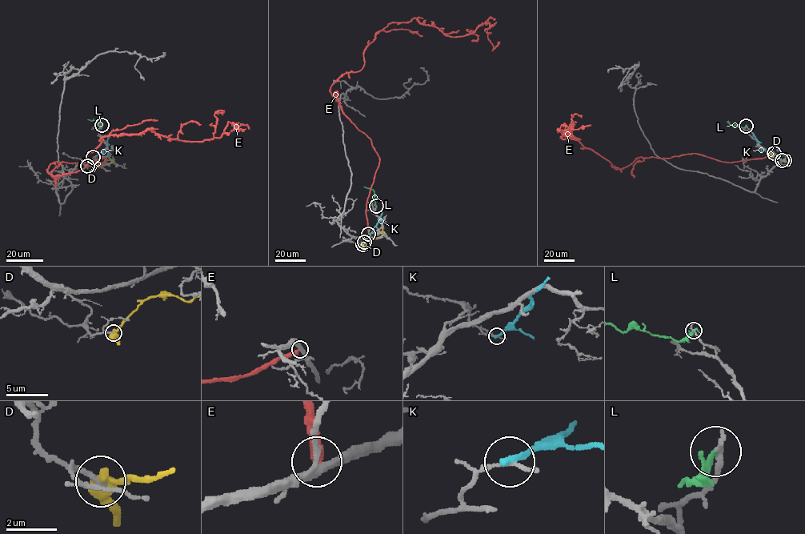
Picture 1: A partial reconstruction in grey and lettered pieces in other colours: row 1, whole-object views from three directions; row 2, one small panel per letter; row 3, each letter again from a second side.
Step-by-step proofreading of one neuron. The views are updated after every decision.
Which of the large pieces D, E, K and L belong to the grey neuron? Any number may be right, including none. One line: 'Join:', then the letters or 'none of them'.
Join: none of them

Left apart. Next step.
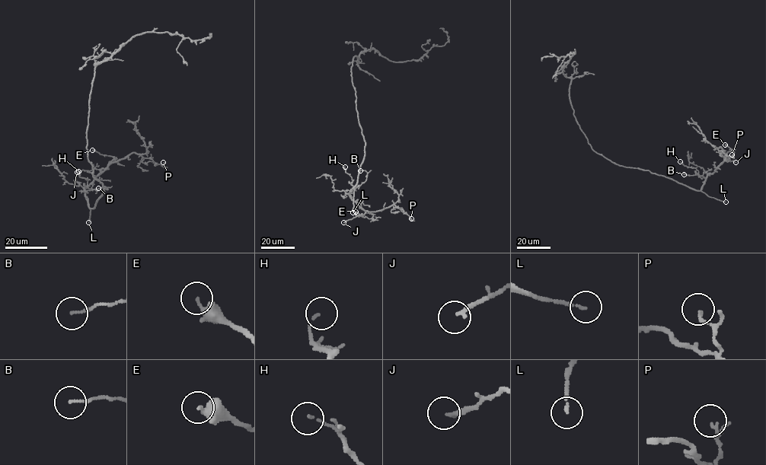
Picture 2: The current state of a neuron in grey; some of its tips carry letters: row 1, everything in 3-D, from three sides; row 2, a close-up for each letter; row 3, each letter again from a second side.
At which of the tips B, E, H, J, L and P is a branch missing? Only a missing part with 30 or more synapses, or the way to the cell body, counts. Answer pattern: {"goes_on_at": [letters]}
{"goes_on_at": ["L"]}

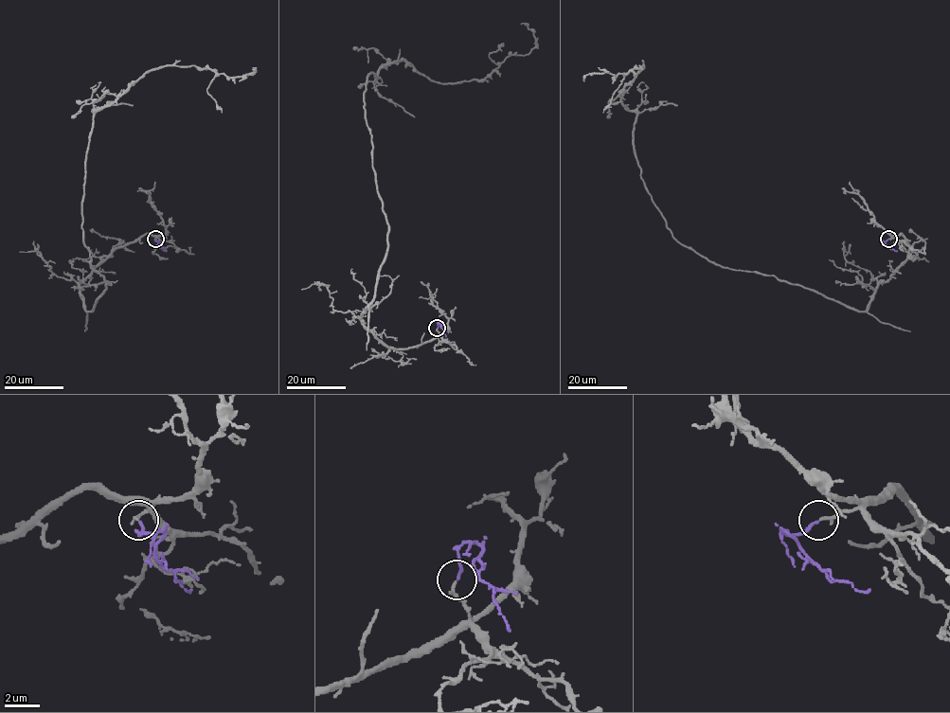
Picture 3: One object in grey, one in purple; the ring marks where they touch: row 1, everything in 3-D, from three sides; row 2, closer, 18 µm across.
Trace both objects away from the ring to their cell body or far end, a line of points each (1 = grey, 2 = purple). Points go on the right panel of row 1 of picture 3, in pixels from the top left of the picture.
1: (888, 239), (909, 257), (864, 311), (709, 261), (641, 177), (620, 92), (643, 66), (584, 80)
2: (888, 239), (882, 240), (897, 251)

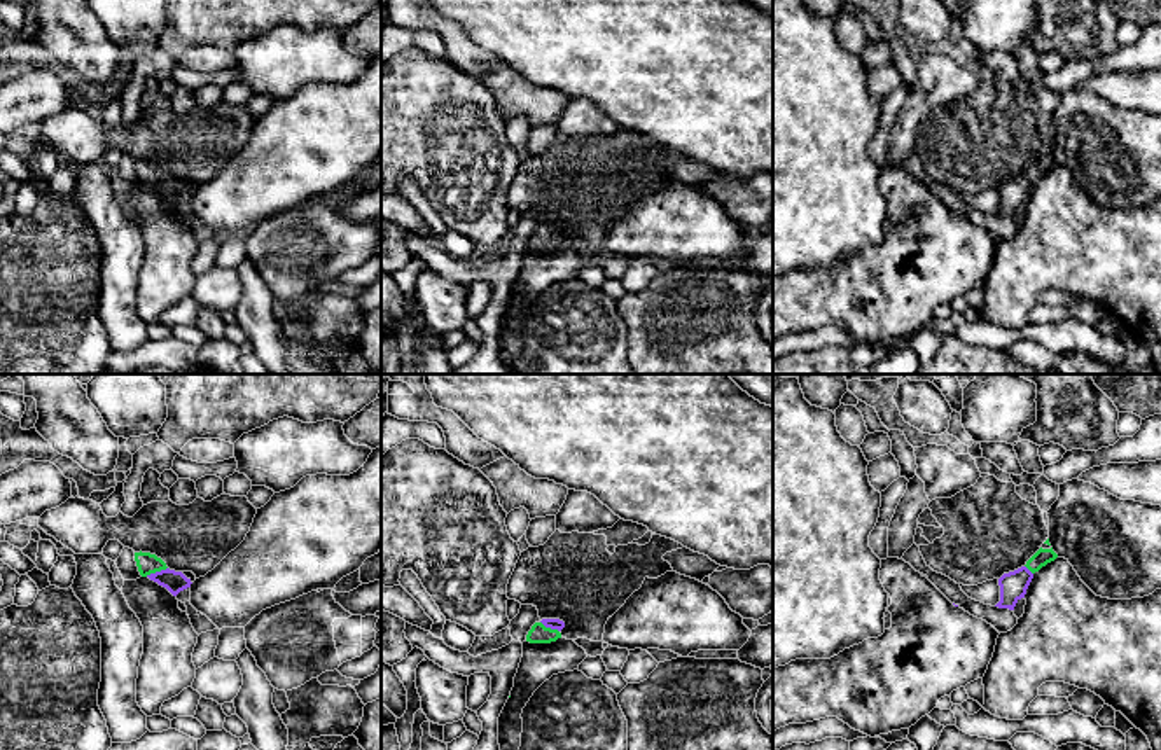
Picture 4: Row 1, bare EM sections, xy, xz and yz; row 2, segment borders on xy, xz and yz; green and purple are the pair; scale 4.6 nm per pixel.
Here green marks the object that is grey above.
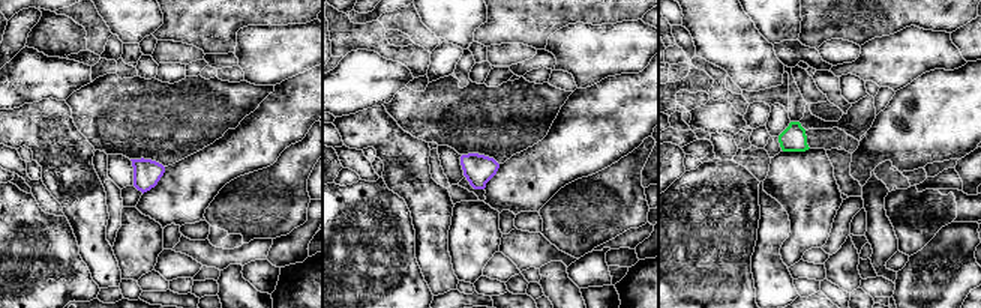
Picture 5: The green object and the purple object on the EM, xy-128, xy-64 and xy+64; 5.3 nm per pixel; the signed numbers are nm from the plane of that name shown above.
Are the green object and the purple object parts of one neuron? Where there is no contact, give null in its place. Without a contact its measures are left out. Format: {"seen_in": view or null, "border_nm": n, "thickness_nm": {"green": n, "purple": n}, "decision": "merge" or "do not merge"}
{"seen_in": "xy", "border_nm": 110, "thickness_nm": {"green": 100, "purple": 100}, "decision": "merge"}

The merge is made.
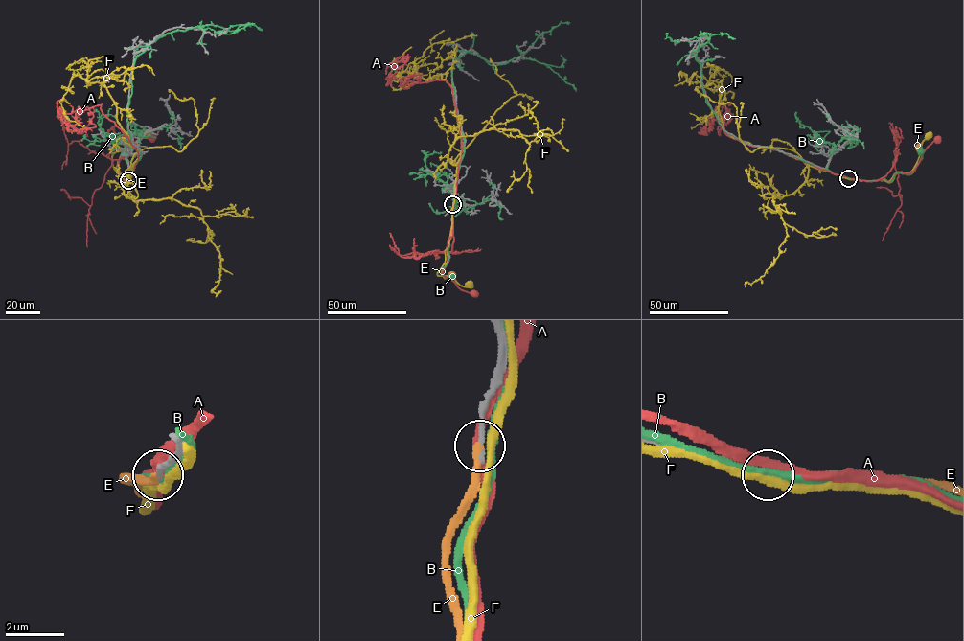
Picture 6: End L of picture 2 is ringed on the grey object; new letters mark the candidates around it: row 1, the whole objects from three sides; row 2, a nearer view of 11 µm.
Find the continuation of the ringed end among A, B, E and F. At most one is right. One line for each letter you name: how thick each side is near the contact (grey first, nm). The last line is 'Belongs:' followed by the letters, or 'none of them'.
E: 150/240 nm
Belongs: E

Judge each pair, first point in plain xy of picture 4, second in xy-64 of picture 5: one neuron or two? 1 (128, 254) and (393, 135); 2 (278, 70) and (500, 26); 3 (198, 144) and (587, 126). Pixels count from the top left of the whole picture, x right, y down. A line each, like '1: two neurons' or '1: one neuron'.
1: one neuron
2: two neurons
3: two neurons

